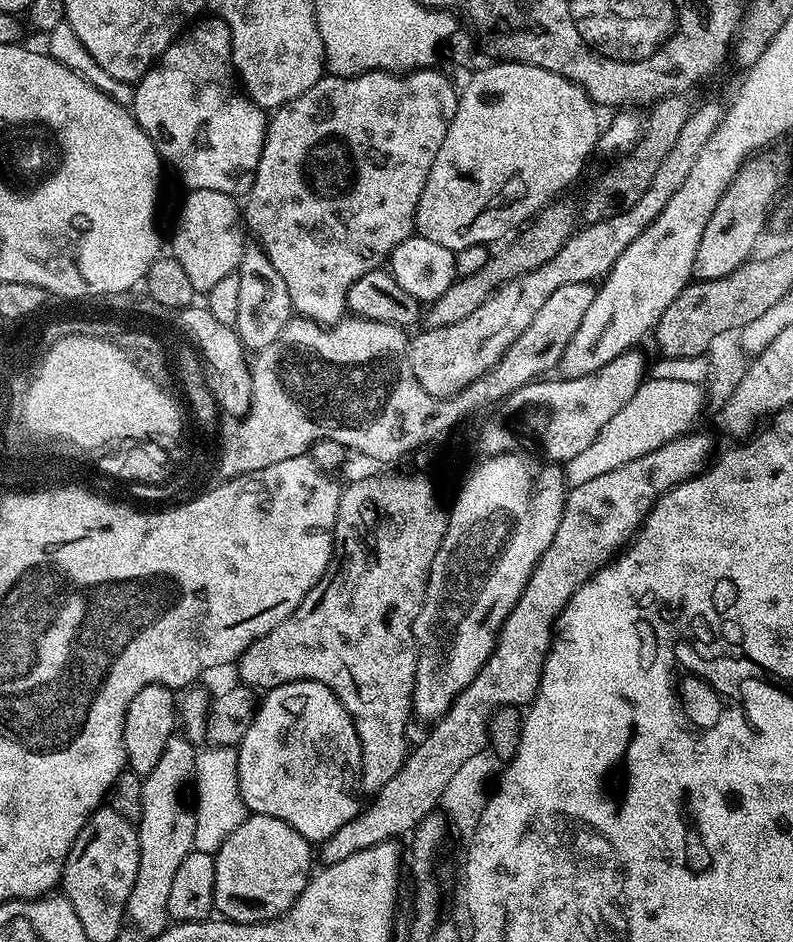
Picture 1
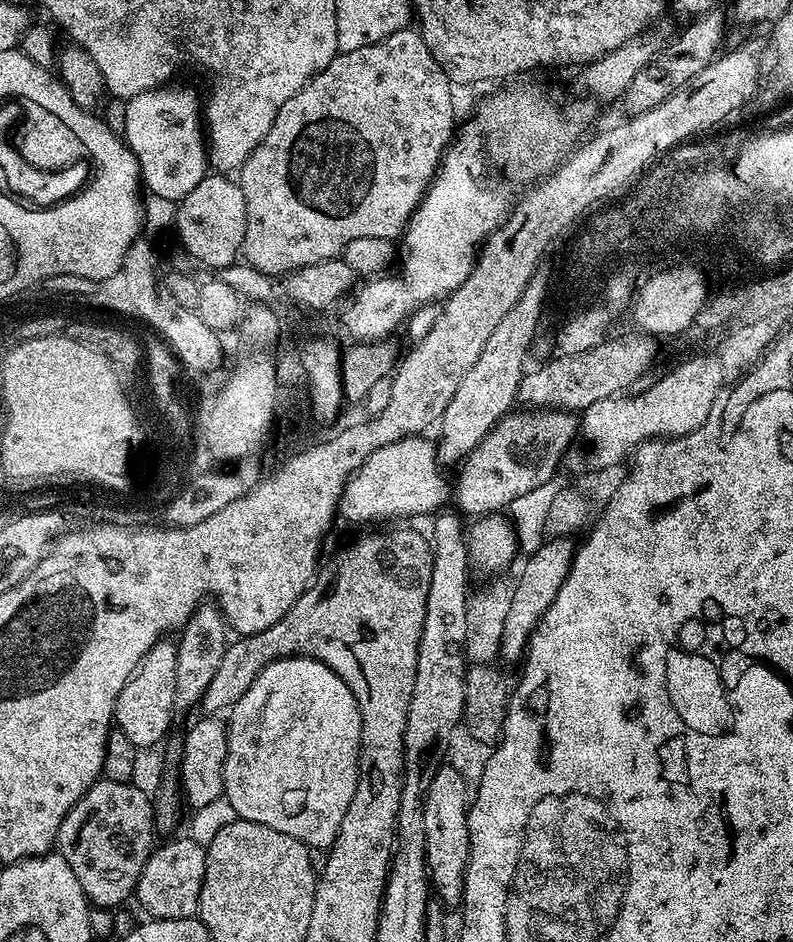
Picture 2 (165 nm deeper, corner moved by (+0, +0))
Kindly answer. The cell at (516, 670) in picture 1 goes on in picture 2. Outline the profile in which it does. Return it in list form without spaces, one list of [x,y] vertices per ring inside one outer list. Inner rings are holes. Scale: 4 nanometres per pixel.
[[[557,536],[545,539],[538,551],[531,553],[520,572],[520,581],[515,582],[509,602],[509,614],[502,629],[500,642],[501,657],[519,661],[525,655],[528,640],[540,617],[546,614],[550,602],[558,598],[558,590],[562,590],[562,582],[566,582],[566,574],[572,565],[574,544],[568,536]],[[520,656],[520,657],[519,657]]]

